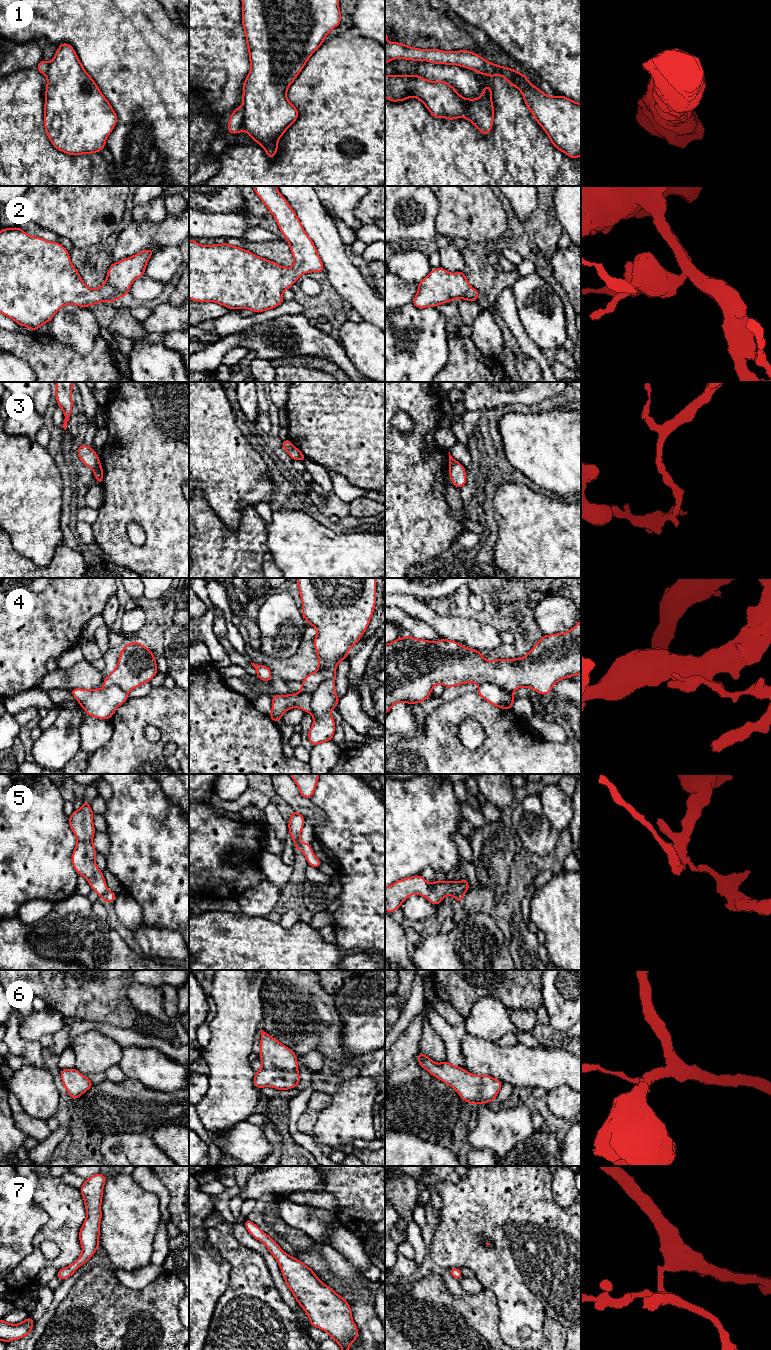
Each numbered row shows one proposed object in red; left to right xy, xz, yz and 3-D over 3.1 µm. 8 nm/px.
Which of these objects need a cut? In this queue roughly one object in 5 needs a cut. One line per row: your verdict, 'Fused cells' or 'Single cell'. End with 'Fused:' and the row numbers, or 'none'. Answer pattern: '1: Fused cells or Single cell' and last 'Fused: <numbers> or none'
1: Single cell
2: Single cell
3: Fused cells
4: Fused cells
5: Fused cells
6: Single cell
7: Single cell
Fused: 3, 4, 5

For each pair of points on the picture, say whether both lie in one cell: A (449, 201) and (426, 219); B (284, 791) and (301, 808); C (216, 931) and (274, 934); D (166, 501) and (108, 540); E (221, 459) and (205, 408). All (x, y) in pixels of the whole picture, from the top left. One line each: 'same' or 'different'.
A: different
B: same
C: same
D: same
E: same

